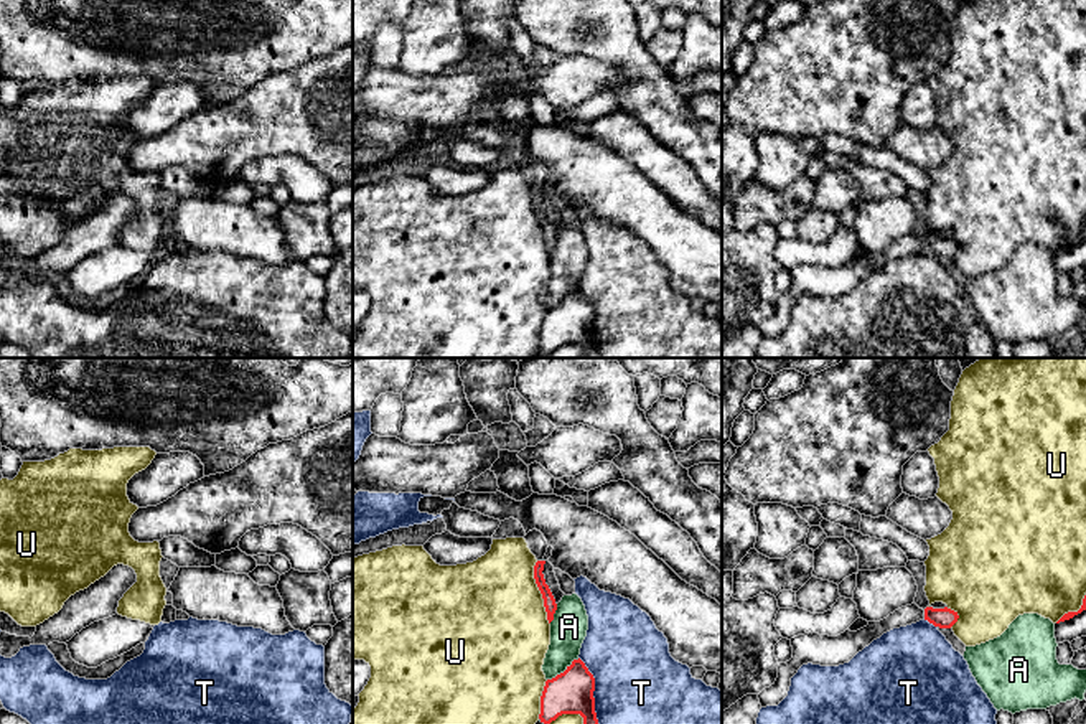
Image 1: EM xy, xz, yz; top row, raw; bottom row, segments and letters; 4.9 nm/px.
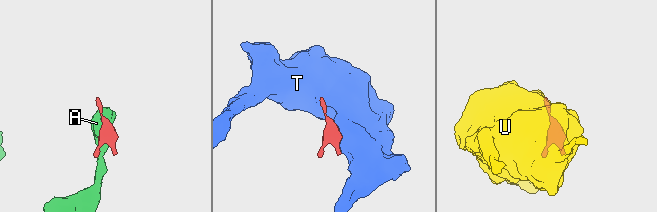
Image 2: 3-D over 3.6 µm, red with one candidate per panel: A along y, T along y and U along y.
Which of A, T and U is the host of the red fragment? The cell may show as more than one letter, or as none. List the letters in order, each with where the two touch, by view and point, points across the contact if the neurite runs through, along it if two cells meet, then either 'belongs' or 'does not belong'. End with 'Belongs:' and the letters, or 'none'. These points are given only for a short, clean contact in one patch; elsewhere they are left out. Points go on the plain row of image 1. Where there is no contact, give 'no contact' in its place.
A: meets red in xz at (564, 302); border along xz (579, 289), (547, 310); does not belong
T: meets red in xz at (594, 320); does not belong
U: meets red in xz at (541, 223); does not belong
Belongs: none

